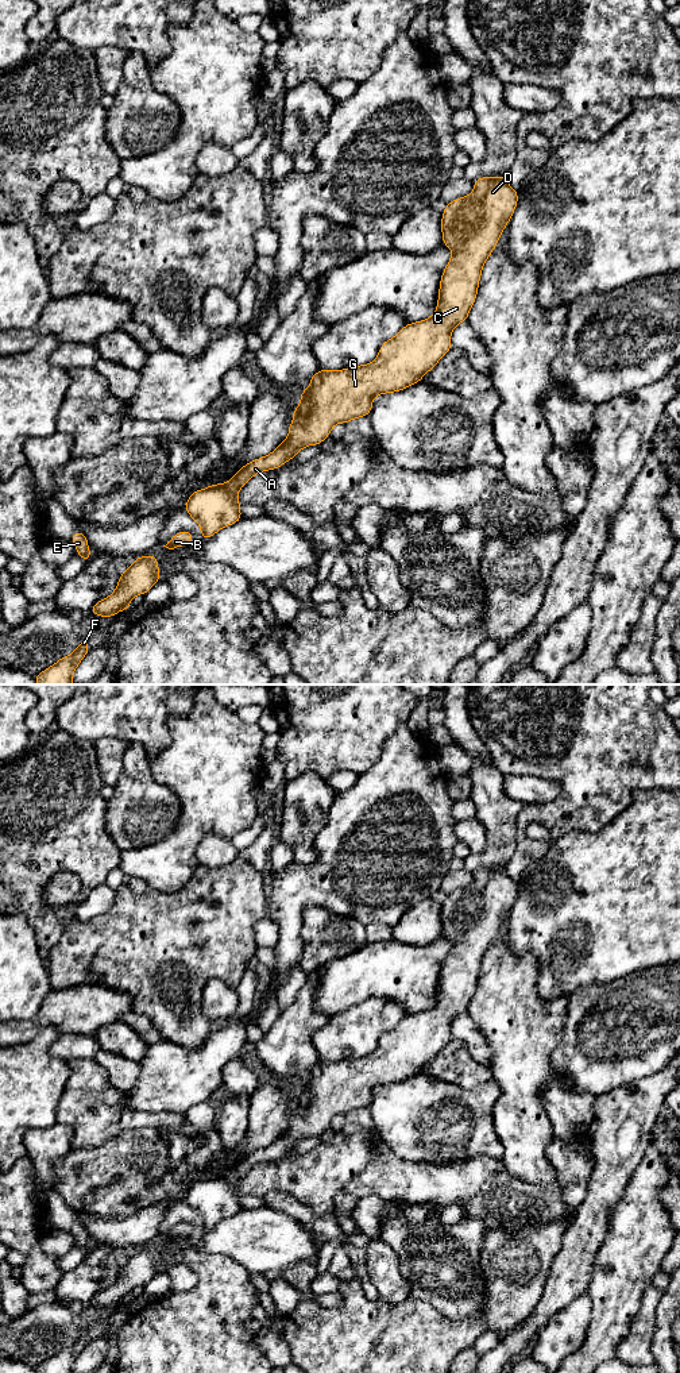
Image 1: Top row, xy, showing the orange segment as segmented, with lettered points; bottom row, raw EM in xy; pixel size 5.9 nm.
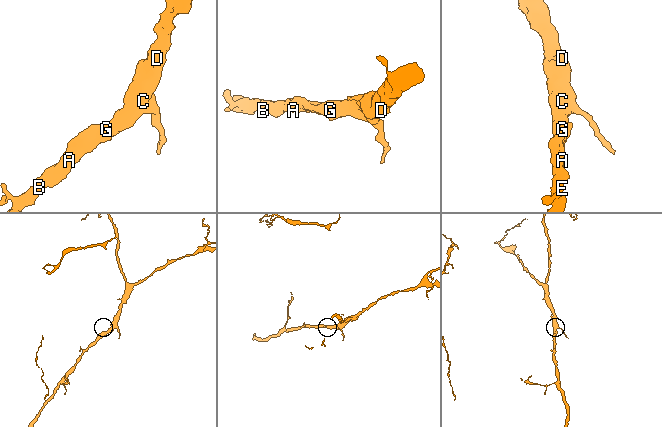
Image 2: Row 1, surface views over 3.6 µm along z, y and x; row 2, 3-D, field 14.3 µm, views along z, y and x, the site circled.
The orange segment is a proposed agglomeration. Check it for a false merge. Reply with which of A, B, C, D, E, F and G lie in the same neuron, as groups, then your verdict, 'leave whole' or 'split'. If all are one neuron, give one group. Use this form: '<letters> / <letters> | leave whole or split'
A B C D E F G | leave whole

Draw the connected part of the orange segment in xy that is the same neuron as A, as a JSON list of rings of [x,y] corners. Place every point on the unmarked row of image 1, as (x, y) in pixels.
[[[506,865],[480,868],[474,872],[471,886],[448,894],[443,902],[441,923],[443,936],[452,940],[452,948],[441,967],[436,1003],[426,1011],[409,1014],[394,1029],[386,1031],[370,1056],[314,1064],[309,1071],[310,1077],[301,1081],[300,1098],[291,1103],[285,1133],[271,1145],[240,1158],[227,1175],[212,1176],[189,1187],[185,1203],[201,1218],[201,1230],[210,1230],[221,1219],[243,1211],[237,1185],[255,1165],[279,1160],[302,1139],[321,1135],[331,1126],[333,1116],[368,1107],[376,1087],[395,1084],[421,1073],[422,1068],[452,1040],[453,1019],[459,1014],[468,1013],[470,1000],[478,987],[482,960],[497,938],[517,894],[518,883],[507,875]]]

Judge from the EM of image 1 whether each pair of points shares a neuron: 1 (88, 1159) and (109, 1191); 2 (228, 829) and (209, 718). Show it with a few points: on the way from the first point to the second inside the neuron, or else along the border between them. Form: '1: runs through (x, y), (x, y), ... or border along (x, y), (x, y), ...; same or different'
1: runs through (88, 1167), (101, 1183); same
2: runs through (221, 802), (215, 791), (213, 751), (211, 745); same

